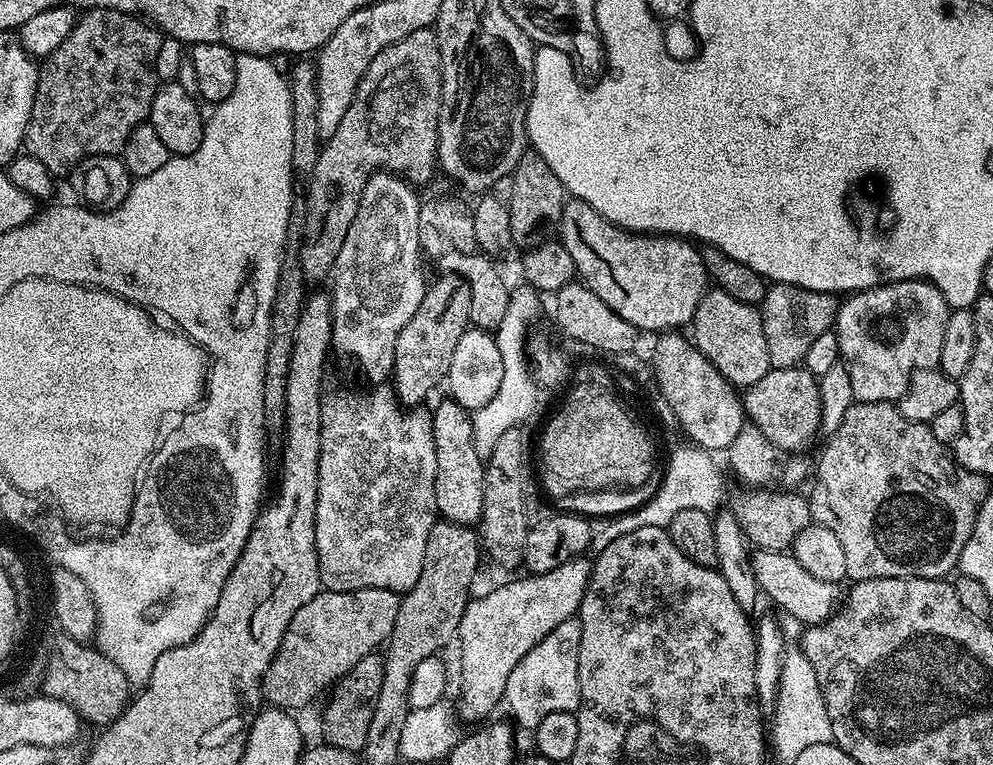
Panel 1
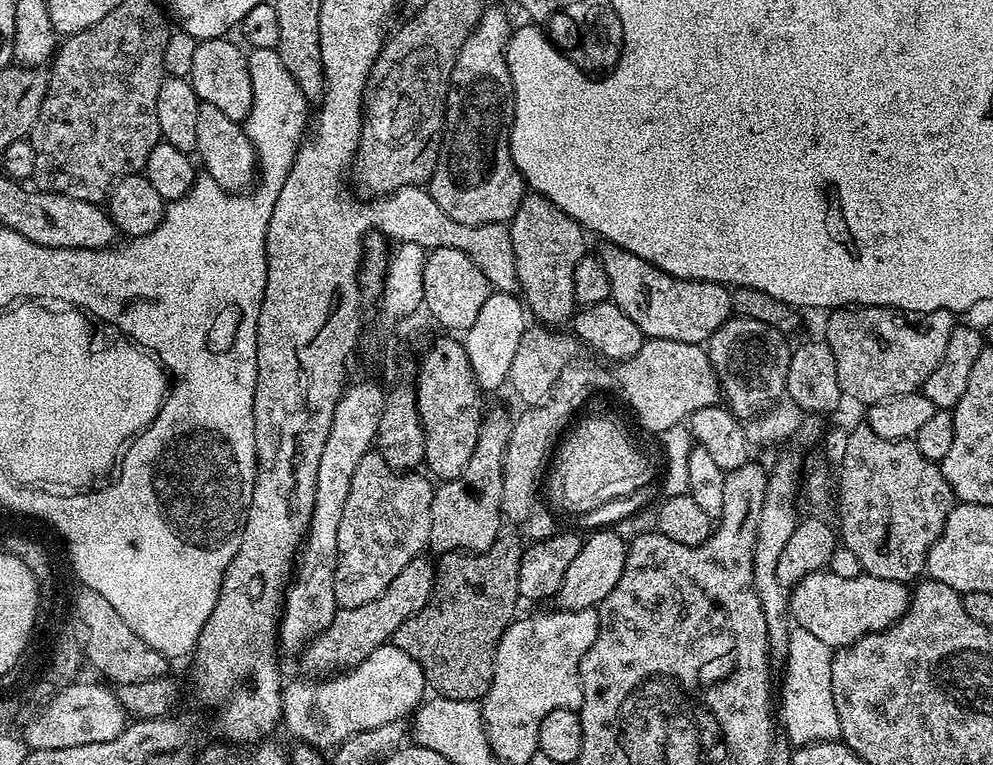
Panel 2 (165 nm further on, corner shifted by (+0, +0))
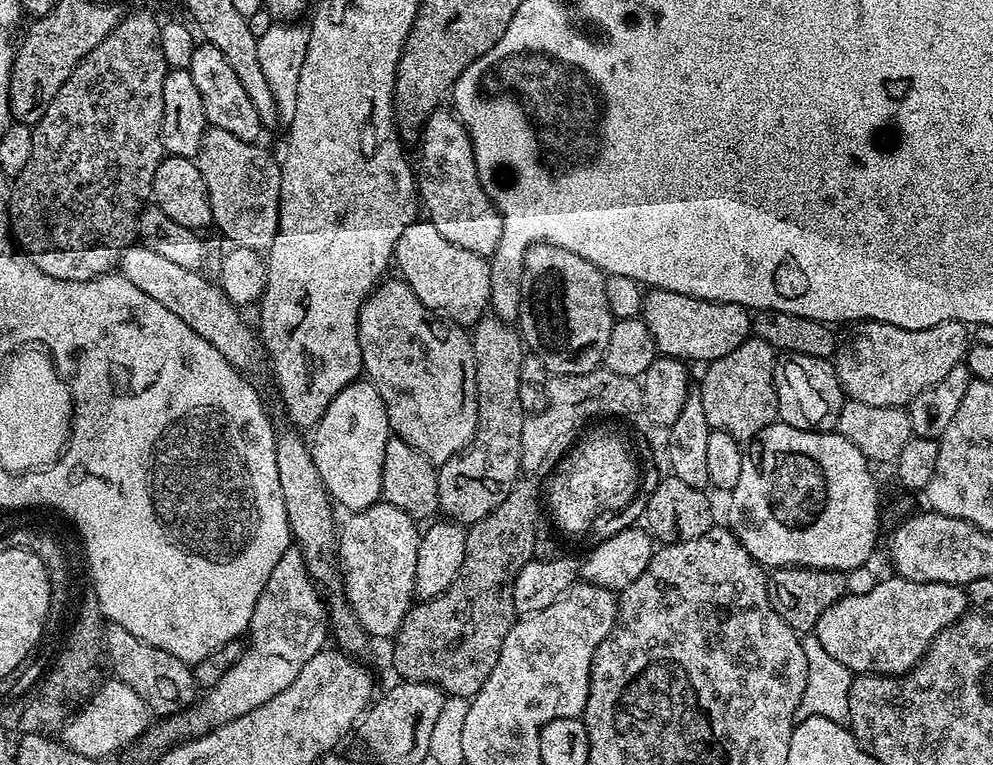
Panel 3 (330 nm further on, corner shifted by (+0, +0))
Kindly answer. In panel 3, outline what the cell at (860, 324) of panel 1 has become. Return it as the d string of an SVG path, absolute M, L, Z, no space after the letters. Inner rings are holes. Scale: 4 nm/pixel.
M876 320L856 322L847 329L845 336L836 341L834 363L838 382L849 400L857 400L866 406L890 406L904 408L918 394L922 394L934 382L950 374L954 366L967 357L970 347L970 332L962 322L947 320L926 330L902 330L898 326L880 324Z

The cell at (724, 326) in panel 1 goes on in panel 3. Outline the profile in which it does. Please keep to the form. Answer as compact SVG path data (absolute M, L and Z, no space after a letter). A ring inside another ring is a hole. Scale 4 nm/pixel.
M749 338L742 342L730 354L722 358L711 361L704 372L704 377L700 380L698 391L702 398L702 407L706 410L706 422L717 432L730 434L734 439L747 442L760 435L766 426L777 423L778 413L776 411L776 379L774 370L778 353L776 349L766 343L765 340Z

